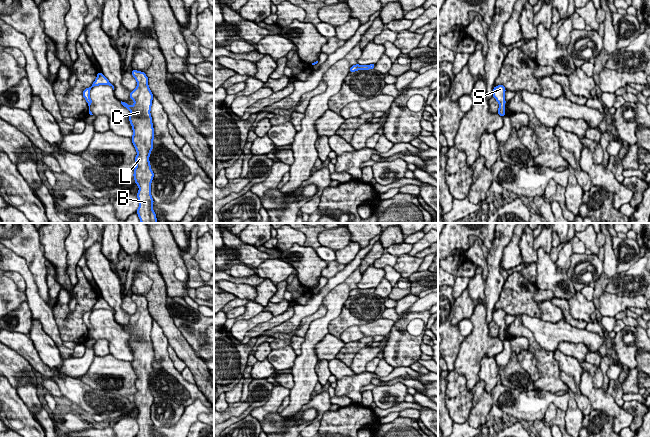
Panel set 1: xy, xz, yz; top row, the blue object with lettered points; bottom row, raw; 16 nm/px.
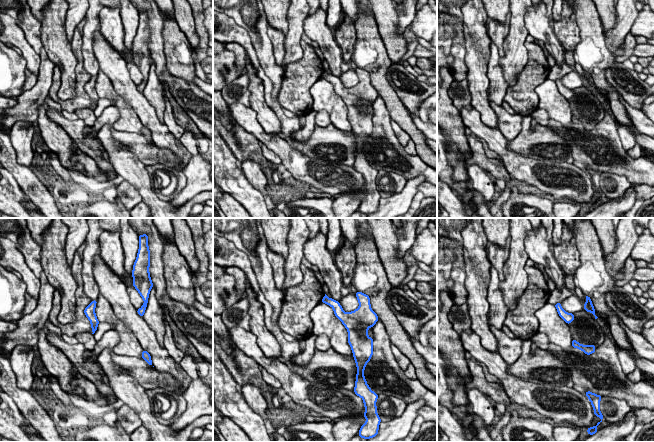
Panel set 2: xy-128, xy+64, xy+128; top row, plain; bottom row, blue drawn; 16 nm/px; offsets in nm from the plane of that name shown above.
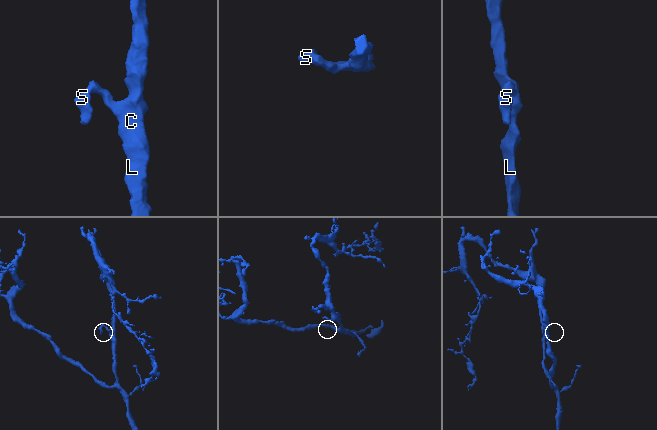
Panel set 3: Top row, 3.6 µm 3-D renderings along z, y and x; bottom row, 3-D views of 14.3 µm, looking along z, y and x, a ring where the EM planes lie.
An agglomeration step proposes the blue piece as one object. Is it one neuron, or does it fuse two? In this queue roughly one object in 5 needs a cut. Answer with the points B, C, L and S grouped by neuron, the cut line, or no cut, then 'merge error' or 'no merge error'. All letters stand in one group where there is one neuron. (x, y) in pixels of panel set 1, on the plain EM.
B C L S; no cut; no merge error

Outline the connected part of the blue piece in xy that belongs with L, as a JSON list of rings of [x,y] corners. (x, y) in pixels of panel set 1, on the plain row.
[[[132,294],[131,297],[137,305],[137,311],[130,317],[130,323],[135,327],[129,330],[128,327],[121,325],[121,328],[130,334],[129,345],[133,353],[131,363],[137,375],[136,392],[133,394],[135,407],[139,411],[137,417],[139,432],[136,437],[155,437],[152,432],[154,424],[151,420],[151,406],[154,397],[149,386],[154,363],[150,338],[153,318],[148,310],[148,301],[144,296]]]

